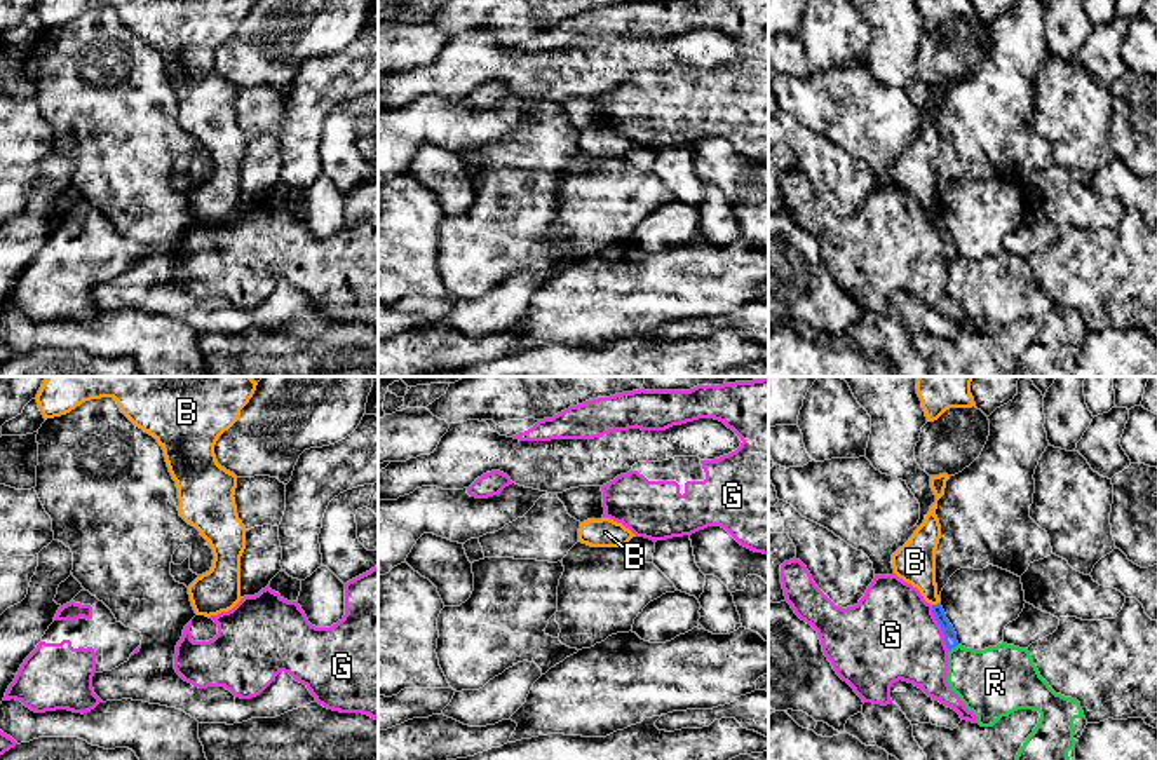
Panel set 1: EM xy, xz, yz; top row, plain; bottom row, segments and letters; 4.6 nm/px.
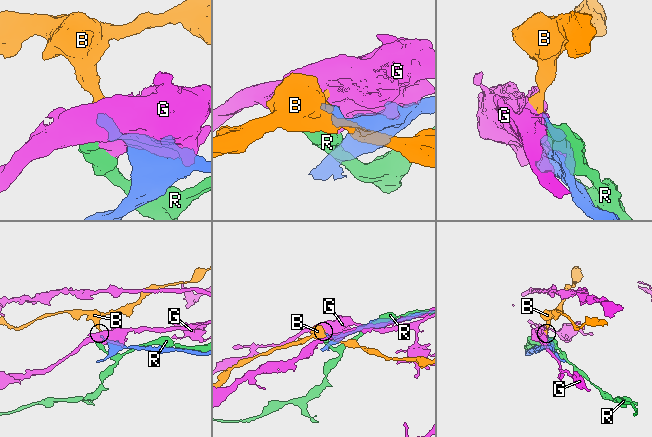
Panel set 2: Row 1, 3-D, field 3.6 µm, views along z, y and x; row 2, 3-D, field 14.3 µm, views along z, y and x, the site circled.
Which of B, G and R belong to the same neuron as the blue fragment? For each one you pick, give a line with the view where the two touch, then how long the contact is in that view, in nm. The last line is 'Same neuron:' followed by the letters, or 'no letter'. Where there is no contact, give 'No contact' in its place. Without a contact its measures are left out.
Same neuron: no letter

